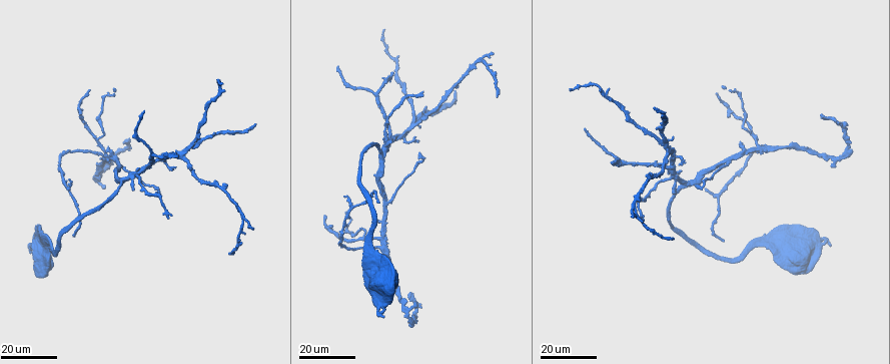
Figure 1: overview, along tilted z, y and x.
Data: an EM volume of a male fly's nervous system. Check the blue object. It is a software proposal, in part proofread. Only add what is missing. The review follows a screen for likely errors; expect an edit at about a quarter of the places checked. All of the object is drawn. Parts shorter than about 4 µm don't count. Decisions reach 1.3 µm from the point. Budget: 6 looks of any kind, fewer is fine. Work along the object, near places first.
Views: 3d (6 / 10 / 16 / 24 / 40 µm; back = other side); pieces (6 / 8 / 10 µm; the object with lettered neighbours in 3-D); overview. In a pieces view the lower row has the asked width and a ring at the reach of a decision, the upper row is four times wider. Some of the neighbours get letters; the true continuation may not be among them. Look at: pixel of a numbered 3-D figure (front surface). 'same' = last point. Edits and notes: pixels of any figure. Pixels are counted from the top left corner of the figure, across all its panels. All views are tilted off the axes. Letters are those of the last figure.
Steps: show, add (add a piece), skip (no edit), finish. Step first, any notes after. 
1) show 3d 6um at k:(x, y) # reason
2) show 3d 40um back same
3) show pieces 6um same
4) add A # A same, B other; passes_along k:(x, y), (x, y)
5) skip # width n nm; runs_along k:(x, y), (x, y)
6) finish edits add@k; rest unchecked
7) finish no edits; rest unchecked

show 3d 24um at 1:(571, 90) # an open end

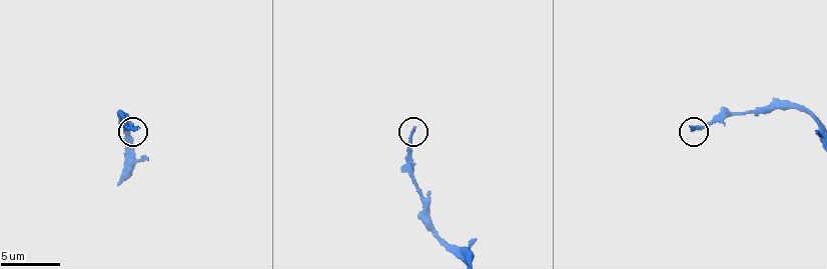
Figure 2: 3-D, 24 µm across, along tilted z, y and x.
show 3d 6um at 2:(692, 126)

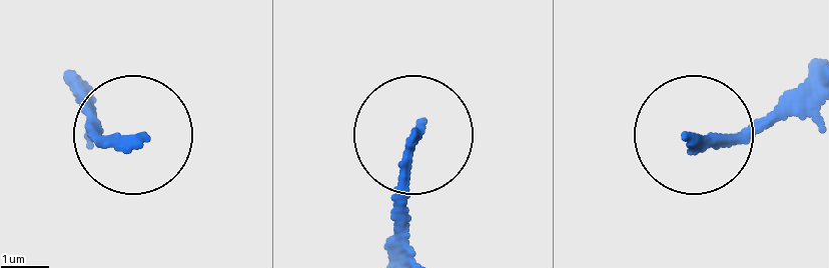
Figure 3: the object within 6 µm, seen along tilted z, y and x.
show pieces 8um at 3:(418, 128) # see the neighbours

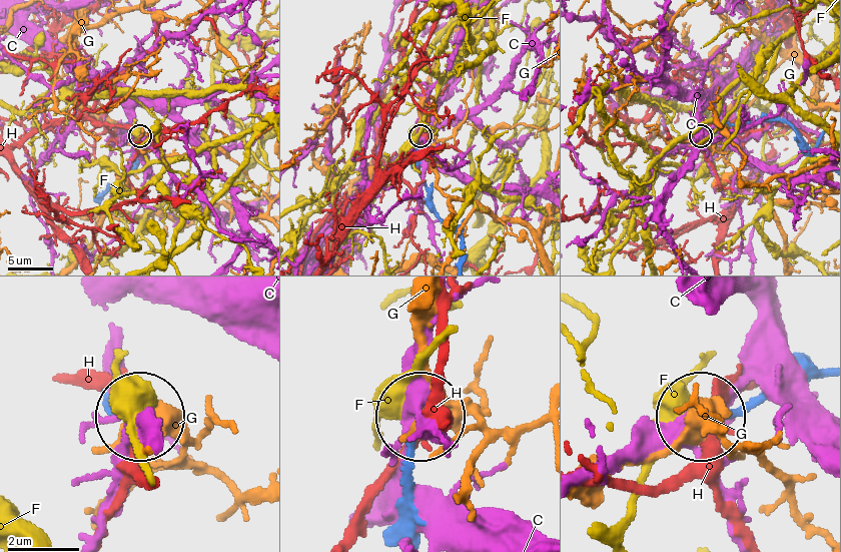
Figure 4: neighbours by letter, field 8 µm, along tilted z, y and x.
skip # width 150 nm; C other, F other, G other, H other; none of them fits

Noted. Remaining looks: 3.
show 3d 24um at 1:(455, 90) # branch stops here

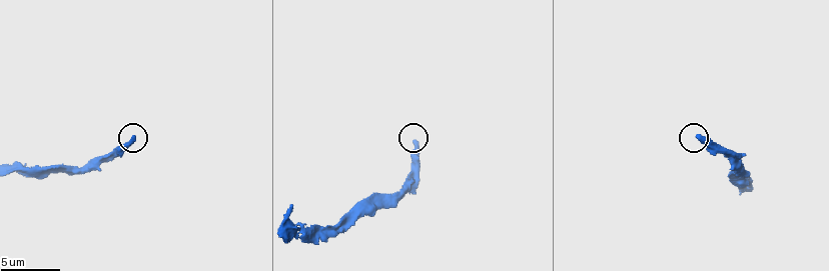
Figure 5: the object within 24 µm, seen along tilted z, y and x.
show pieces 6um at 5:(698, 136)

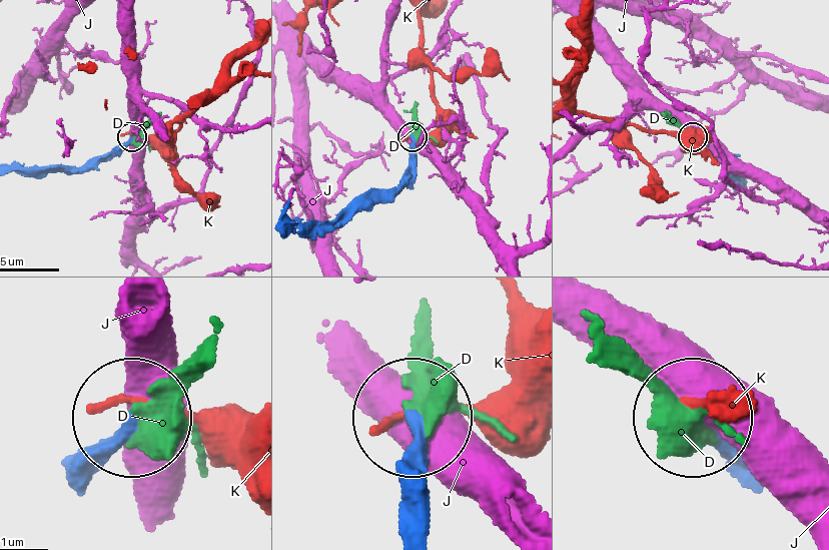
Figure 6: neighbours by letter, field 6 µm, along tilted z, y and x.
add D # D same, J other, K other; passes_along 6:(76, 457), (197, 372); it goes on there

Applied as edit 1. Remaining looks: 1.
finish edits add@6; rest unchecked

